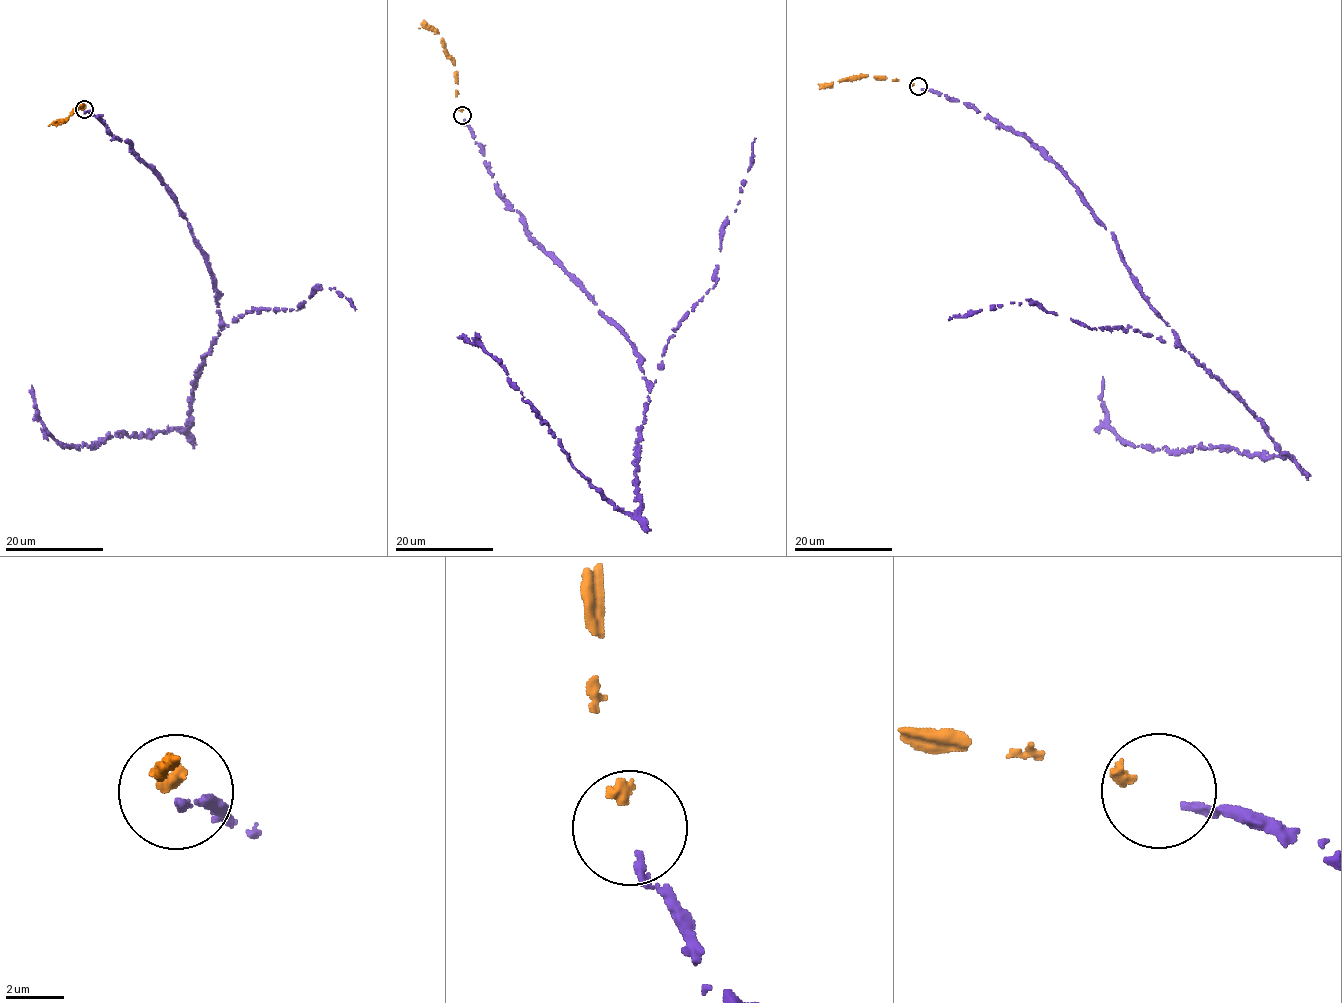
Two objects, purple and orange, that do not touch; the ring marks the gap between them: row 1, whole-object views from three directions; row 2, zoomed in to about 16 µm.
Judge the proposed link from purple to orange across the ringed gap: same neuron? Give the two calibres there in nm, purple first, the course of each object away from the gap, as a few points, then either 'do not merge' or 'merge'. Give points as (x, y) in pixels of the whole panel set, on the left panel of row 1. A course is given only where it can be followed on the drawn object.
280 nm thick on the purple side, 440 nm on the other; purple runs (84, 111), (127, 140), (189, 222), (220, 329), (182, 430), (68, 448), (31, 385); orange runs (84, 108), (80, 106), (84, 105), (77, 106), (68, 116), (48, 126); merge

